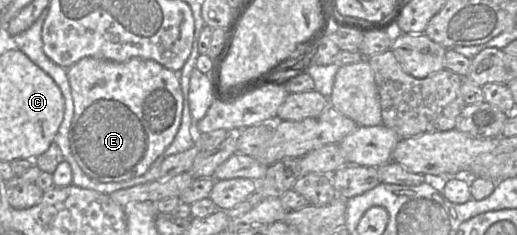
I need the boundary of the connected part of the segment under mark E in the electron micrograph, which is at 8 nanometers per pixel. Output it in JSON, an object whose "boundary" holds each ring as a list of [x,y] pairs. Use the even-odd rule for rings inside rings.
{"boundary":[[[84,57],[67,69],[74,104],[69,128],[70,149],[82,171],[98,182],[122,182],[143,175],[173,141],[181,122],[180,72],[139,57],[113,62]]]}

